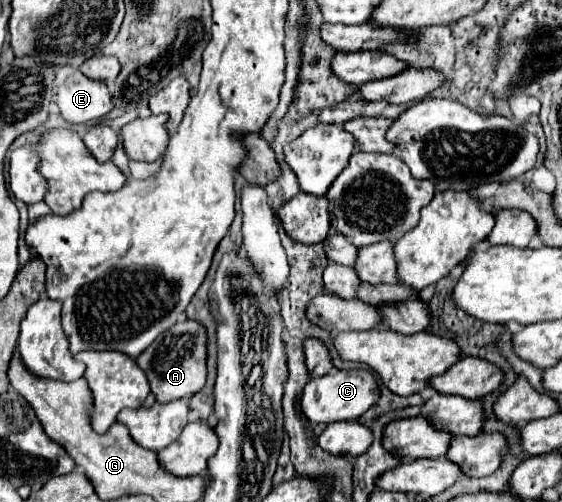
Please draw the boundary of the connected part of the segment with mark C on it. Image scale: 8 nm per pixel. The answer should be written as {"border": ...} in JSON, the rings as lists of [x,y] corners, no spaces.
{"border":[[[347,369],[333,371],[319,379],[311,379],[301,395],[301,411],[311,423],[335,423],[335,421],[351,421],[361,417],[369,407],[379,401],[379,383],[373,373],[365,369]]]}

